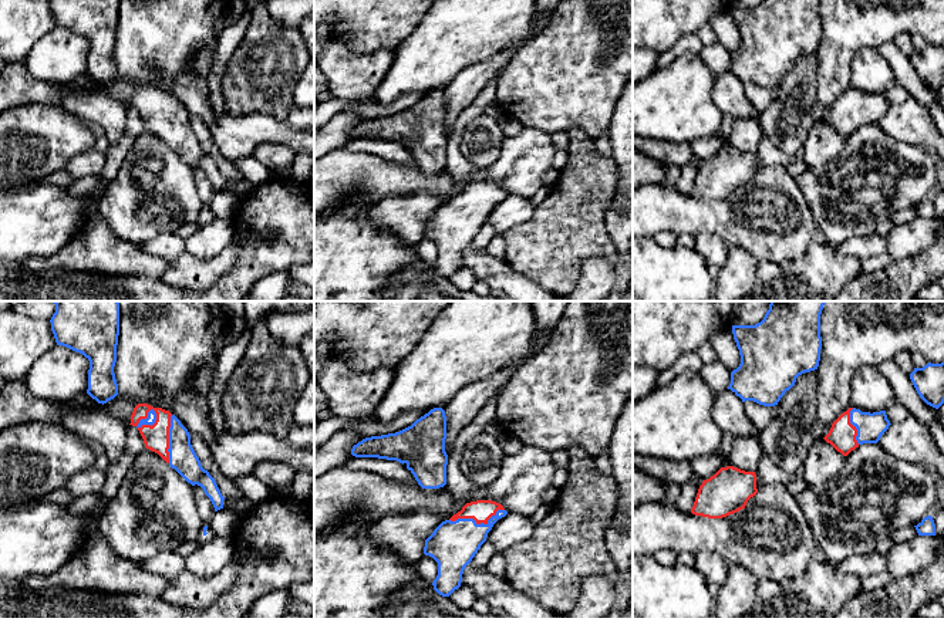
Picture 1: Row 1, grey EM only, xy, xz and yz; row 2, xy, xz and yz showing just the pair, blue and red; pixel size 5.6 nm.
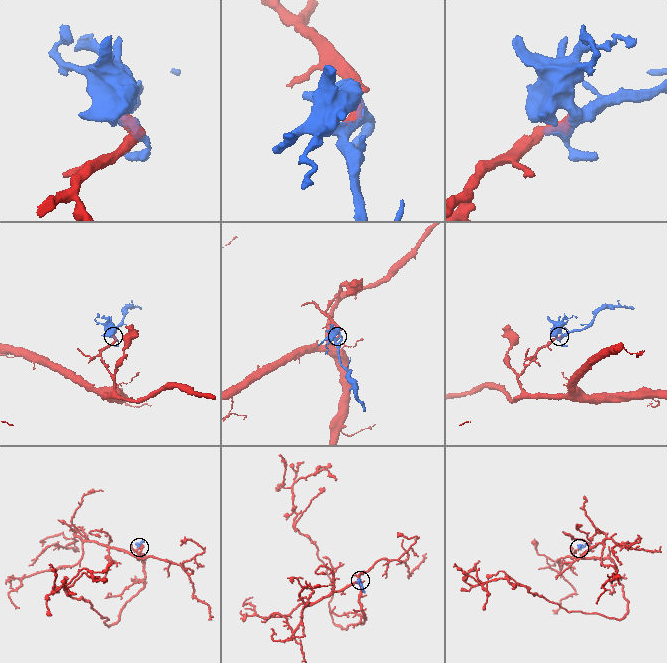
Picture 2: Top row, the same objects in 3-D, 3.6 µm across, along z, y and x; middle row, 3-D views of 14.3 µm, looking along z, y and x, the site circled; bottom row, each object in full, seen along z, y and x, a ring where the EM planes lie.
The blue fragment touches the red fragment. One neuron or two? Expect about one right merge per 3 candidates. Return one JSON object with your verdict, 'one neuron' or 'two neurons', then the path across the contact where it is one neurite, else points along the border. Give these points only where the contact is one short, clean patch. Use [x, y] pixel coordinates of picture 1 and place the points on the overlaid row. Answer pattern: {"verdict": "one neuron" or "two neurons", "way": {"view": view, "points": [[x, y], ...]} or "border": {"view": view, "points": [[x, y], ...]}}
{"verdict": "one neuron"}

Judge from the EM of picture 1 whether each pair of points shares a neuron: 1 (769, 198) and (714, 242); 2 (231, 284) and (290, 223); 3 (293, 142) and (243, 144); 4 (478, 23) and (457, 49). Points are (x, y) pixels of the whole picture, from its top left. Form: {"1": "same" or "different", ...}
{"1": "different", "2": "same", "3": "same", "4": "same"}

